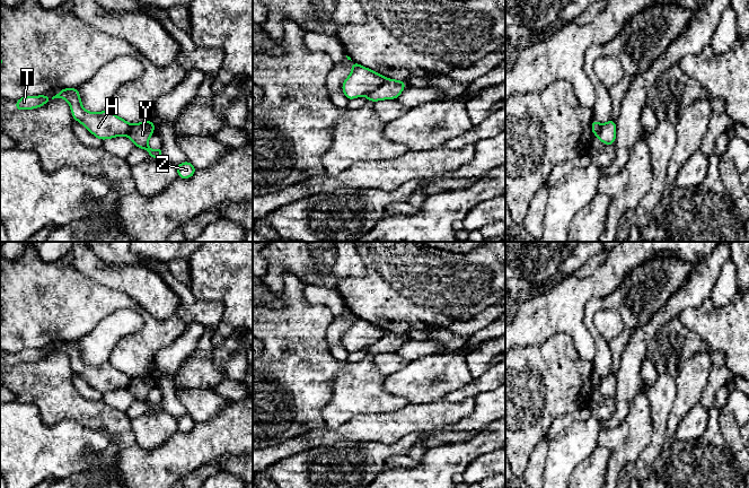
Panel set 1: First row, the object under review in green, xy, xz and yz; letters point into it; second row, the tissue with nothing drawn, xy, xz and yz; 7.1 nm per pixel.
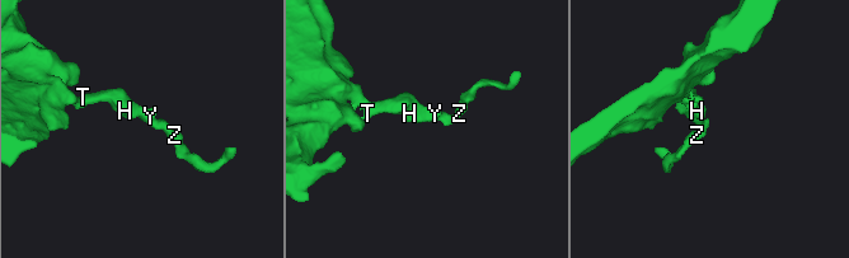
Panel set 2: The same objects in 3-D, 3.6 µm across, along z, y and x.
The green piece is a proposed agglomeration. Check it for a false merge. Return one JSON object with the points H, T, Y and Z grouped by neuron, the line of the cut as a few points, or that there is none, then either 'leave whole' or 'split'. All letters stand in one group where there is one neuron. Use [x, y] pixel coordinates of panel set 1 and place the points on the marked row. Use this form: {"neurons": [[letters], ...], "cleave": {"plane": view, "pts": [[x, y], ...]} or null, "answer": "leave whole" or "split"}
{"neurons": [["H", "T"], ["Y", "Z"]], "cleave": {"plane": "xz", "pts": [[387, 79], [366, 95]]}, "answer": "split"}

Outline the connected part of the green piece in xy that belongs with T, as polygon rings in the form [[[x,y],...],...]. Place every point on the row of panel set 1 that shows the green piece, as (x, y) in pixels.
[[[63,88],[59,94],[56,94],[52,98],[50,98],[46,95],[21,97],[18,101],[16,101],[16,111],[38,108],[54,98],[64,98],[71,107],[73,120],[80,122],[85,128],[87,128],[90,131],[91,134],[94,134],[98,139],[106,140],[109,138],[126,136],[129,134],[129,132],[133,127],[133,124],[113,114],[109,108],[99,113],[86,111],[82,107],[81,98],[79,96],[79,90],[77,88]]]

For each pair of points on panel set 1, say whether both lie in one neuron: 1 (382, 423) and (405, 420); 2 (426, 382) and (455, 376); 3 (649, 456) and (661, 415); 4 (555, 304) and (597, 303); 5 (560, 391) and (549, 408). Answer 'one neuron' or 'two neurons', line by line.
1: one neuron
2: one neuron
3: one neuron
4: two neurons
5: one neuron

